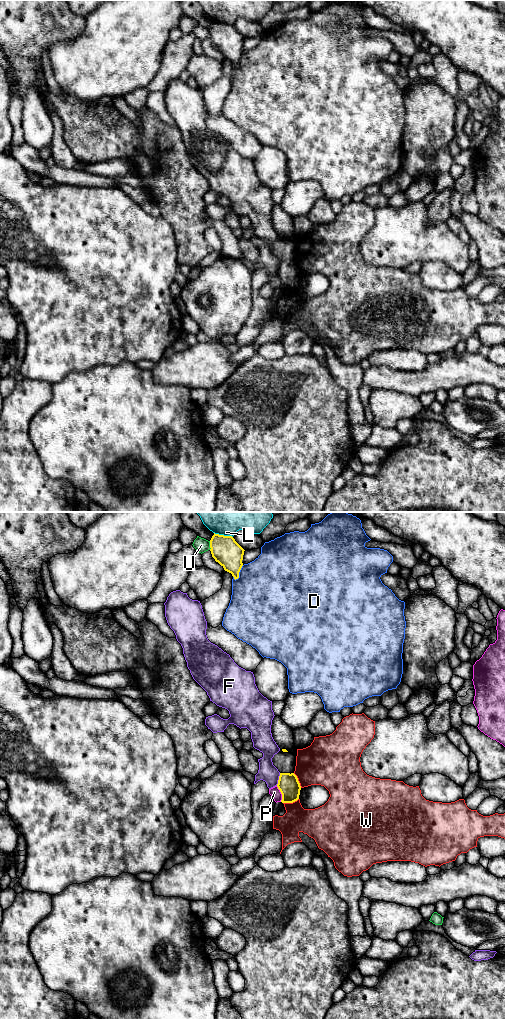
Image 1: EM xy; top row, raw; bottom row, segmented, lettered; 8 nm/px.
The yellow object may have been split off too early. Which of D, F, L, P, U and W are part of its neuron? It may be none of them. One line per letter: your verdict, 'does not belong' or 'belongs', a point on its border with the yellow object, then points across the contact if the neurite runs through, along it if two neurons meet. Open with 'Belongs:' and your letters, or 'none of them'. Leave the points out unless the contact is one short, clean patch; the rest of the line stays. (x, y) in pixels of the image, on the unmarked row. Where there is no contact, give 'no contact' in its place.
Belongs: none of them
D: does not belong; meets yellow in xy at (238, 61)
F: does not belong; meets yellow in xy at (279, 267)
L: does not belong; meets yellow in xy at (223, 23)
P: does not belong; meets yellow in xy at (281, 281); border along xy (276, 274), (281, 282), (281, 289)
U: does not belong; meets yellow in xy at (210, 33)
W: does not belong; meets yellow in xy at (290, 290)

